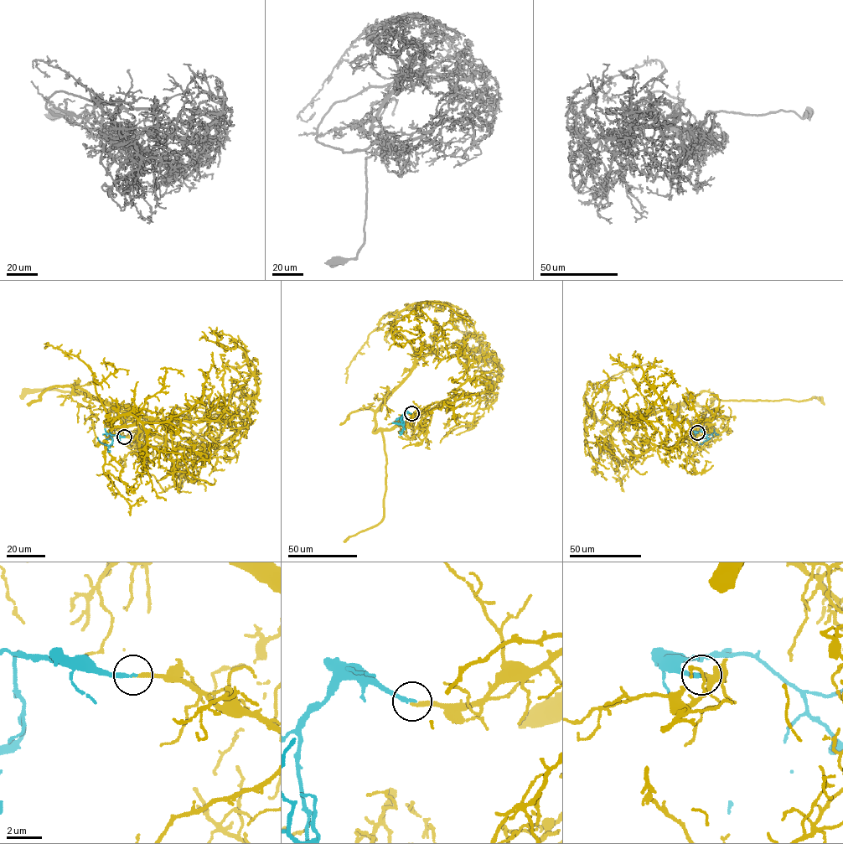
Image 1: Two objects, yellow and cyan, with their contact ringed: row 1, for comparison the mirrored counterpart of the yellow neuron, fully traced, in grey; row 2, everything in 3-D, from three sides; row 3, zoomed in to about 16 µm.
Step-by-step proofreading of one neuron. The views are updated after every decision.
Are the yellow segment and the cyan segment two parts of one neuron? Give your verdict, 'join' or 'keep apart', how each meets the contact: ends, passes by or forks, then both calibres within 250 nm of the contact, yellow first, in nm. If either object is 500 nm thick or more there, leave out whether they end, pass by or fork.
join | yellow ends | cyan ends | 240/240 nm

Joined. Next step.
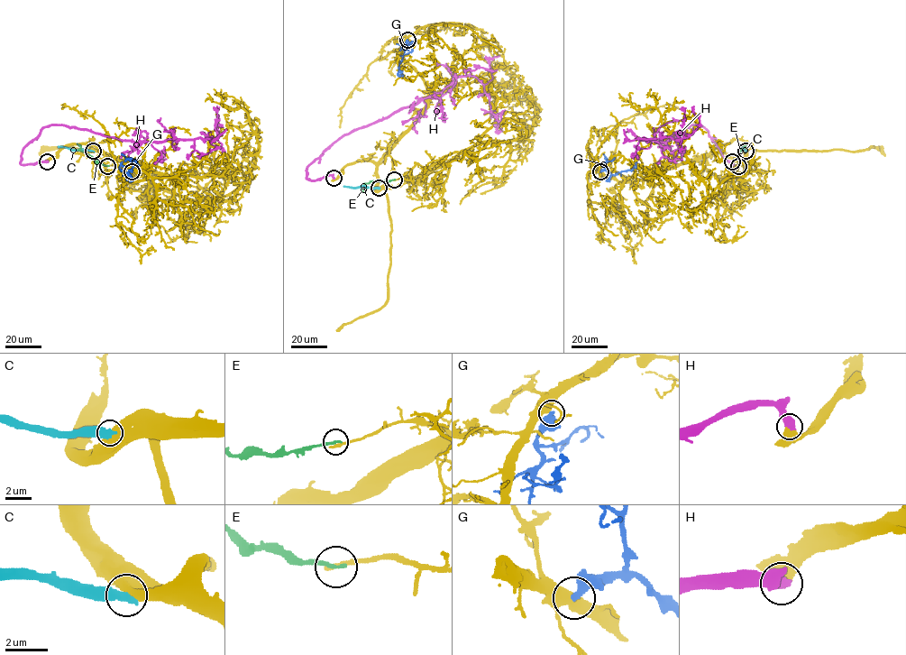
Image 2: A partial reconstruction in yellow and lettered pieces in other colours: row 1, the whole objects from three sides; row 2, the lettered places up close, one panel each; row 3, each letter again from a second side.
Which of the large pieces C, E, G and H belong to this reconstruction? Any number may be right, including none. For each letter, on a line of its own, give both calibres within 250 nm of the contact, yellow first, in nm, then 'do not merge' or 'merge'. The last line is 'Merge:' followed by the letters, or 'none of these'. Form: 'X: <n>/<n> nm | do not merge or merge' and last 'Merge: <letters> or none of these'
C: 750/550 nm | do not merge
E: 260/200 nm | do not merge
G: 480/420 nm | do not merge
H: 480/500 nm | merge
Merge: H

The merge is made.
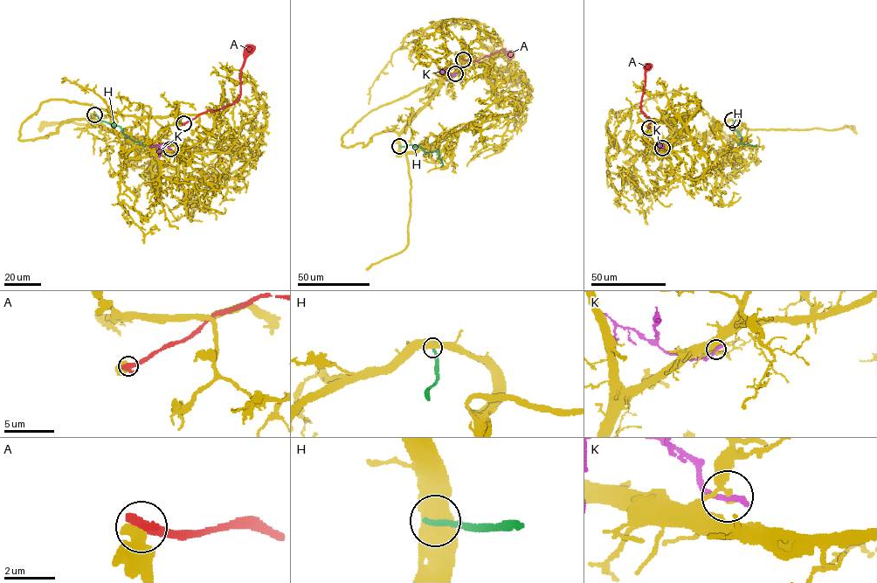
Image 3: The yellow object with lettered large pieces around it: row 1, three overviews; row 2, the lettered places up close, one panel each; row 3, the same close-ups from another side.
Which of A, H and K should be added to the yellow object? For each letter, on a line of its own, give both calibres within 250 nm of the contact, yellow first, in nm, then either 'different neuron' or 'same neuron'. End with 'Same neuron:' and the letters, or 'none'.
A: 600 nm thick on the yellow side, 500 nm on the other; different neuron
H: 650 nm thick on the yellow side, 240 nm on the other; different neuron
K: 240 nm thick on the yellow side, 260 nm on the other; different neuron
Same neuron: none

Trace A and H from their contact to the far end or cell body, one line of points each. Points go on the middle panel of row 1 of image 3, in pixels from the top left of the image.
A: (463, 59), (474, 61), (504, 48), (510, 57)
H: (399, 146), (415, 145), (426, 153), (437, 150), (442, 163), (441, 167)

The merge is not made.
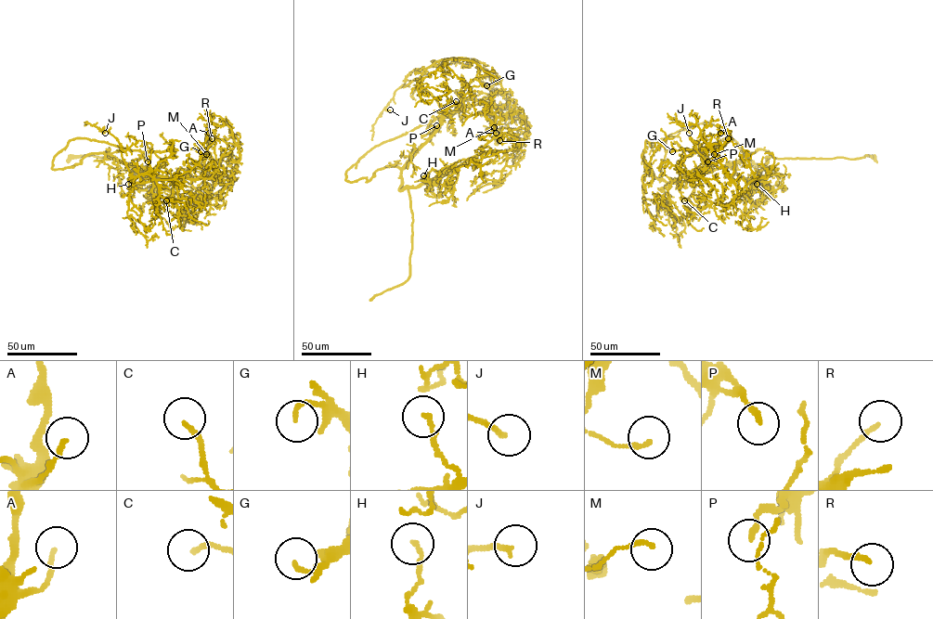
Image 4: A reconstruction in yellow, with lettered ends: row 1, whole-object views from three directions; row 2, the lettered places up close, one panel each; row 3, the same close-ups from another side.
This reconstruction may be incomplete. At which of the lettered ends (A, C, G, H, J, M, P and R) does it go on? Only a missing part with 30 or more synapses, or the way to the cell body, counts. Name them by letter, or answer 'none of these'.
C, J

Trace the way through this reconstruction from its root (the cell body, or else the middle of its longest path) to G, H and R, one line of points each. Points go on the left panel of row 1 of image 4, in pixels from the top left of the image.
G: (96, 153), (87, 154), (73, 167), (52, 168), (53, 158), (76, 138), (141, 151), (206, 149), (200, 151)
H: (96, 153), (109, 153), (109, 149), (107, 154), (109, 157), (137, 168), (172, 193), (156, 196), (128, 184)
R: (96, 153), (87, 154), (73, 167), (52, 168), (53, 158), (76, 138), (141, 151), (204, 149), (212, 138)

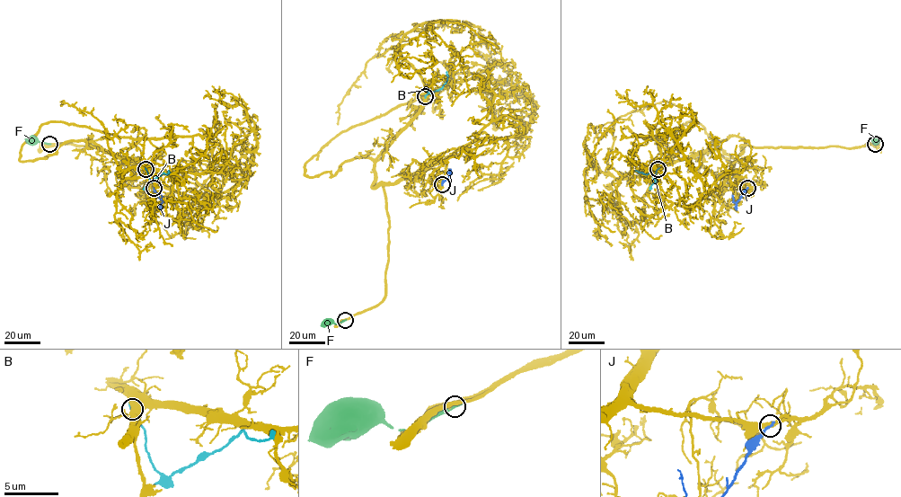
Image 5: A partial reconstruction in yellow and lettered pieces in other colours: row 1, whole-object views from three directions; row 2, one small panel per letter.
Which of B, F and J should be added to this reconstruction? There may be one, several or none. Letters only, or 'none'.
J

